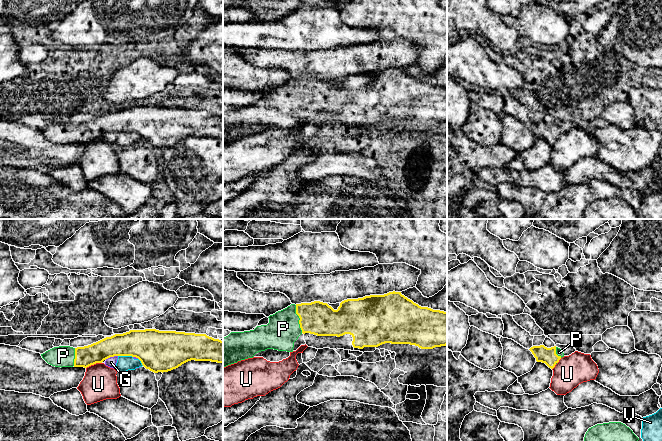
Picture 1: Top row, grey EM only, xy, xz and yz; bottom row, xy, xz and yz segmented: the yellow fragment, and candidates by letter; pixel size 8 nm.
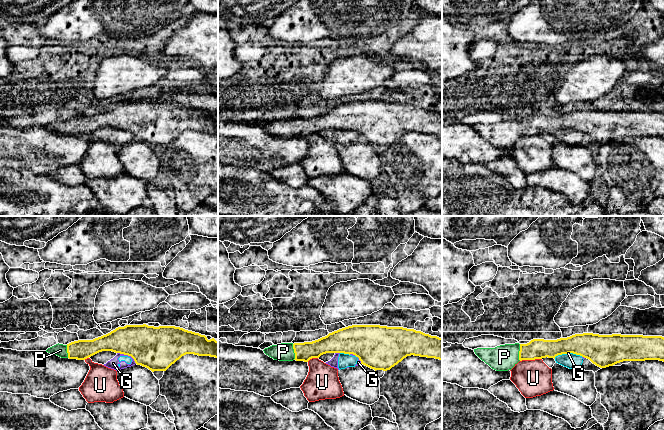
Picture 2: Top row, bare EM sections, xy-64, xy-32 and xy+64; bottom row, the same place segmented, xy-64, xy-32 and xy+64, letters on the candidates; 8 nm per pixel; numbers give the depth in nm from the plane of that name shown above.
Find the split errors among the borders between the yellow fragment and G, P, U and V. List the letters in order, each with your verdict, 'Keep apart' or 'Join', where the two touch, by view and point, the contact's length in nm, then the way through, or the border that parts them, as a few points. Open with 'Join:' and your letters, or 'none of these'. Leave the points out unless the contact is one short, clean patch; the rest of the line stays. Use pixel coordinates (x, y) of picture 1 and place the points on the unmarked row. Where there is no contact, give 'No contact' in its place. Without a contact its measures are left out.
Join: P
G: Keep apart. Touches yellow at xy (111, 132). Shared border 110 nm. Boundary: xy (117, 131), (105, 135)
P: Join. Touches yellow at xz (300, 95). Shared border 240 nm. Path across: xz (318, 94), (300, 95), (295, 95), (283, 105)
U: Keep apart. Touches yellow at xy (93, 140). Shared border 140 nm. Boundary: xy (101, 138), (96, 138), (86, 144)
V: Keep apart. Touches yellow at xy (125, 131). Shared border 120 nm. Boundary: xy (118, 131), (130, 131), (132, 133)

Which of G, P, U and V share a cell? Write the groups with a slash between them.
G V / P / U

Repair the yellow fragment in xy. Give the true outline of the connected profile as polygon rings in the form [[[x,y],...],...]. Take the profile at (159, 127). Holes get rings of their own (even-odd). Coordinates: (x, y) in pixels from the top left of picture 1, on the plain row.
[[[156,105],[130,106],[123,110],[106,113],[84,123],[54,123],[41,132],[48,140],[61,144],[73,142],[87,144],[96,139],[102,139],[110,133],[132,132],[138,134],[146,145],[154,149],[163,149],[176,145],[191,136],[223,139],[223,117],[206,110],[159,107]]]

